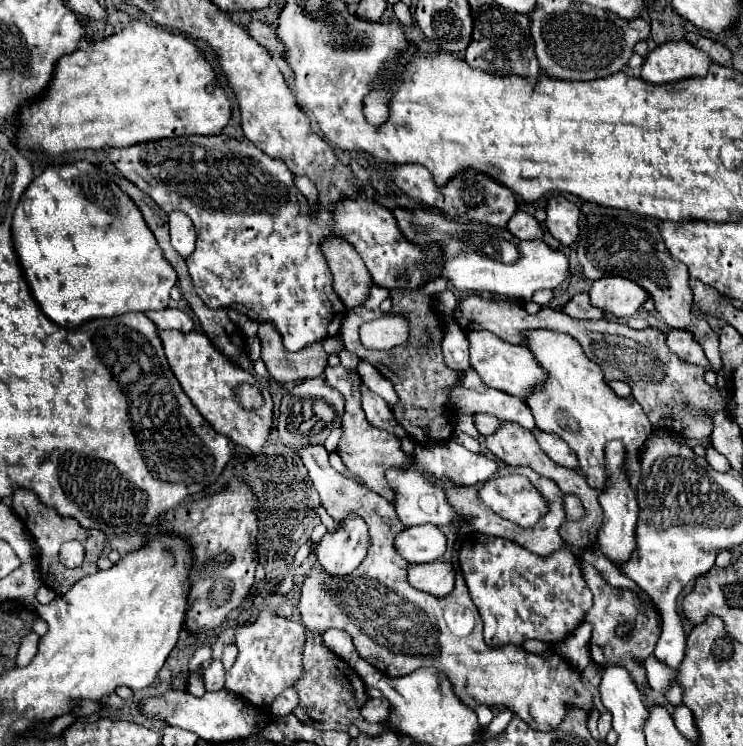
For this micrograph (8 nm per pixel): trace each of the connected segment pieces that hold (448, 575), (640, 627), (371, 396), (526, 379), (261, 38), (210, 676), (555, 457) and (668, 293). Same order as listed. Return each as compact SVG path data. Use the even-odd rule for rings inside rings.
M446 561L420 563L408 567L408 581L412 587L434 597L446 597L454 589L454 569Z
M580 561L584 579L590 587L590 591L594 593L594 605L592 609L586 613L584 621L588 621L592 625L592 641L590 641L590 653L594 663L598 663L600 667L606 665L622 665L630 671L634 683L638 687L646 685L646 675L644 675L644 649L654 649L656 641L660 637L660 615L658 611L654 611L654 605L648 605L644 601L640 601L630 589L618 589L618 587L610 587L600 575L598 571L588 565L586 561ZM622 621L630 621L634 625L634 635L628 639L618 639L614 635L614 627Z
M362 385L362 409L366 413L366 419L370 425L374 425L376 429L394 433L398 439L404 439L408 433L402 429L402 425L396 421L392 409L386 405L386 401L382 397L378 397L376 393L372 393L368 387Z
M470 331L468 341L470 341L470 363L474 365L474 369L488 387L524 399L546 383L548 375L544 373L542 365L538 365L538 359L532 353L528 353L528 347L506 343L500 337L494 337L494 333L486 331Z
M250 21L248 25L246 25L246 31L248 31L248 35L254 39L254 41L258 41L260 45L264 45L266 49L270 49L274 55L280 55L282 53L282 43L276 43L276 33L268 27L268 25L264 25L262 21Z
M212 661L212 667L206 669L204 673L204 683L206 683L206 689L208 691L216 691L216 689L222 689L224 687L224 665L222 661Z
M532 429L534 437L538 439L540 449L558 465L564 465L568 469L576 469L578 467L578 457L572 453L572 449L566 445L566 441L562 441L560 437L554 437L552 433L540 431L540 429Z
M614 209L604 215L582 213L578 237L578 261L582 265L584 275L592 281L608 275L620 275L642 285L656 301L656 309L666 321L666 325L672 329L684 329L692 333L694 341L702 345L714 371L720 371L722 361L718 353L718 335L708 325L708 321L694 311L692 293L688 285L688 269L668 253L660 237L658 223L654 219Z

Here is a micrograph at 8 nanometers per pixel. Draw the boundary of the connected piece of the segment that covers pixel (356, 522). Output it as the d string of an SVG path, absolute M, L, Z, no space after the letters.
M356 513L336 523L316 547L318 565L332 575L352 573L366 557L370 547L368 525Z

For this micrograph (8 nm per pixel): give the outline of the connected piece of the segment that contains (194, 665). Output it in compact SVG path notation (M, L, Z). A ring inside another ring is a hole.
M204 645L204 647L198 647L196 651L194 651L194 655L190 657L190 663L188 663L188 667L190 667L190 671L196 671L202 663L206 663L206 661L210 661L212 659L212 649L208 647L208 645Z

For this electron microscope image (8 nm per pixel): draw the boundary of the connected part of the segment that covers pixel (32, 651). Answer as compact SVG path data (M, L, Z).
M30 633L22 639L22 645L20 645L20 651L18 651L18 657L16 657L16 667L26 667L30 663L30 659L34 659L34 655L38 653L38 641L40 637L36 633Z

